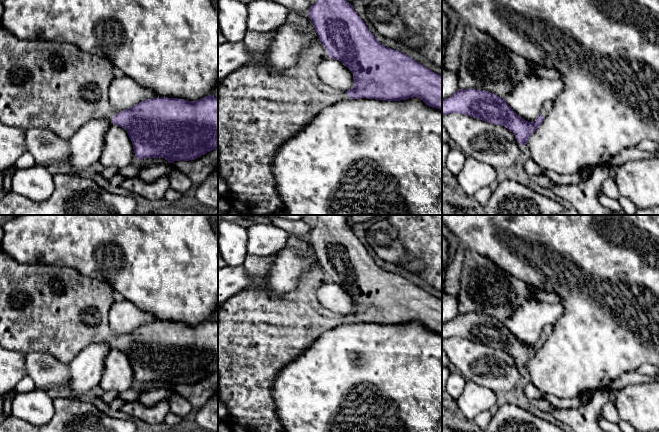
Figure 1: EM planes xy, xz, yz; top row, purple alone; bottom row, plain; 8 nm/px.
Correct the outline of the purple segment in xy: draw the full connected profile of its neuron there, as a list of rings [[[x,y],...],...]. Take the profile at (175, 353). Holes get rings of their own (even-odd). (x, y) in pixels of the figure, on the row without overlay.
[[[208,319],[197,325],[151,322],[115,338],[111,346],[127,355],[136,383],[195,384],[218,370],[218,321]]]

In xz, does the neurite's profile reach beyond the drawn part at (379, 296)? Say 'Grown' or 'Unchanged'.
Unchanged

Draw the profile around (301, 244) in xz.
[[[289,235],[285,248],[295,249],[299,252],[310,252],[312,246],[307,237],[299,237],[297,235]]]

